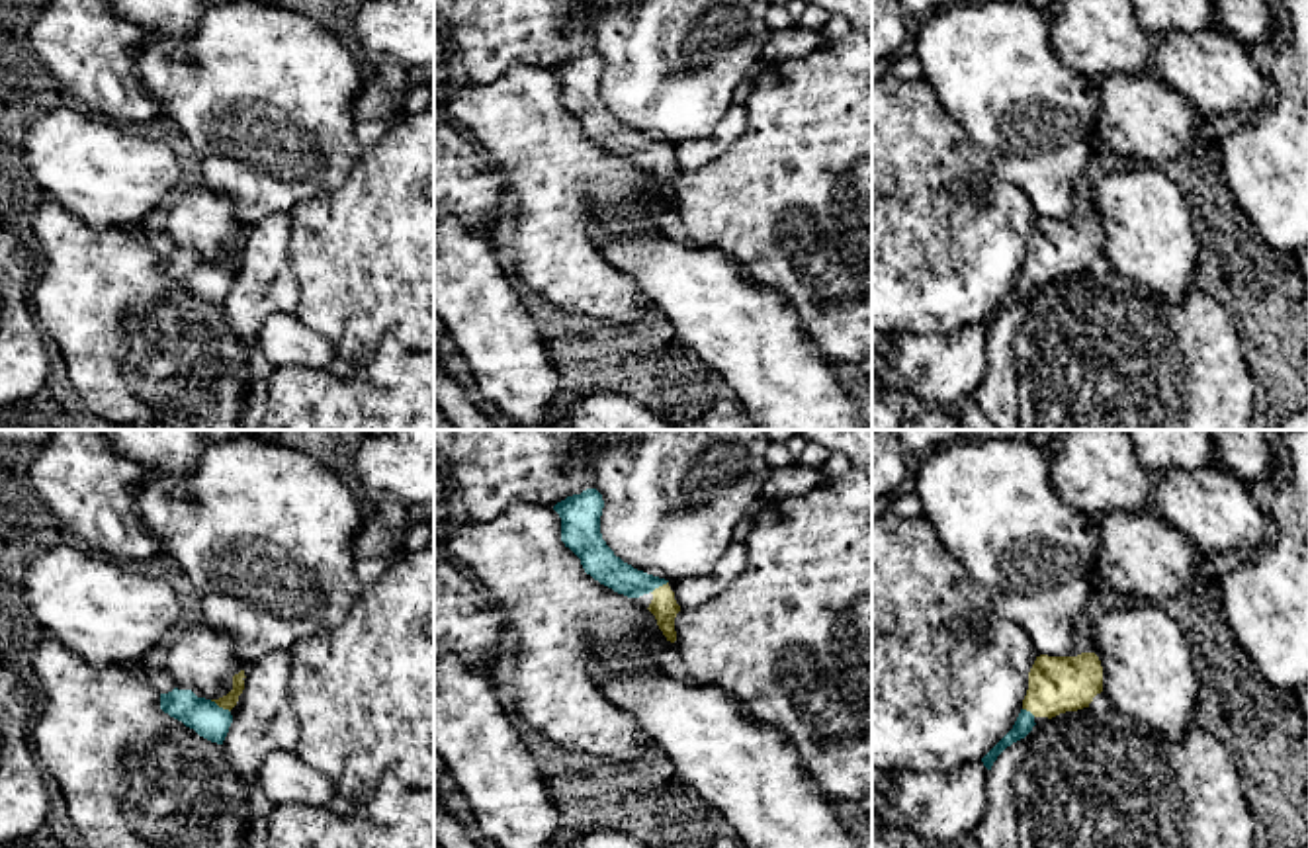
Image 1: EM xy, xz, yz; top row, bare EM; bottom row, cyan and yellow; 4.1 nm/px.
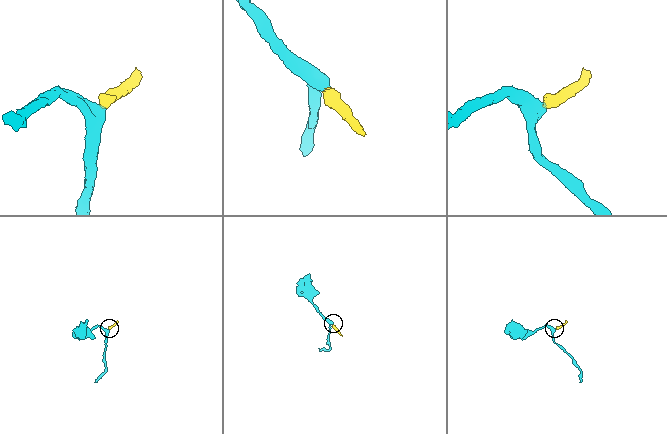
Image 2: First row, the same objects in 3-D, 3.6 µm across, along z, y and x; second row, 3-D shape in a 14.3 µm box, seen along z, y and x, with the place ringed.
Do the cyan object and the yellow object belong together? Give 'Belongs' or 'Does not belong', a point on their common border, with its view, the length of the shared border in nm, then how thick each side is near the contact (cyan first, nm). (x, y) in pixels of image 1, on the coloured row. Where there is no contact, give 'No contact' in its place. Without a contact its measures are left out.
Belongs. Touches cyan at xy (218, 706). Shared border 100 nm. Thickness 150 nm (cyan) against 60 nm

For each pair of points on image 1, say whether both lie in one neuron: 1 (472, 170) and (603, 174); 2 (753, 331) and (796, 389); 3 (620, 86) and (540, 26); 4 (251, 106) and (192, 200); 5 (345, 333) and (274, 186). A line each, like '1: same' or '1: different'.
1: different
2: same
3: different
4: different
5: different

